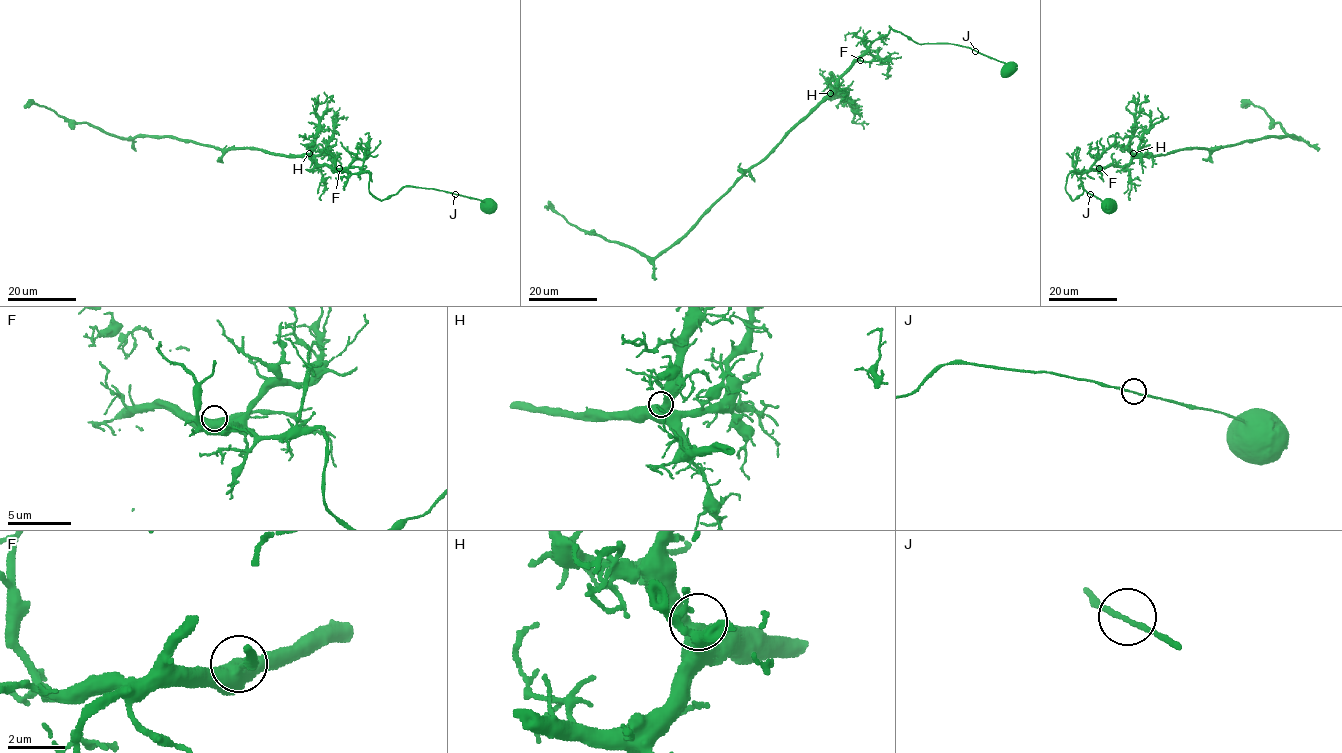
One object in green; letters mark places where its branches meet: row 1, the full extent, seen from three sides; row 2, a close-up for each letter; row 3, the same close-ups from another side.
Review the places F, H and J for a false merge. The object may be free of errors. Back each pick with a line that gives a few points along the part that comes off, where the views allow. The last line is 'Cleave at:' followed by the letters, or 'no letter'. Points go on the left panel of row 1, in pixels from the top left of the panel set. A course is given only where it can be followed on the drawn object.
Cleave at: no letter

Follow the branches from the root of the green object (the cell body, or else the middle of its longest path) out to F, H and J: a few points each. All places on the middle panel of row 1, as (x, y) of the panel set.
F: (1008, 70), (1009, 65), (968, 47), (948, 43), (918, 44), (889, 26), (890, 31), (876, 39), (860, 60)
H: (1008, 70), (1009, 65), (968, 47), (948, 43), (918, 44), (889, 26), (890, 31), (868, 46), (830, 93)
J: (1008, 70), (1009, 65), (975, 51)

